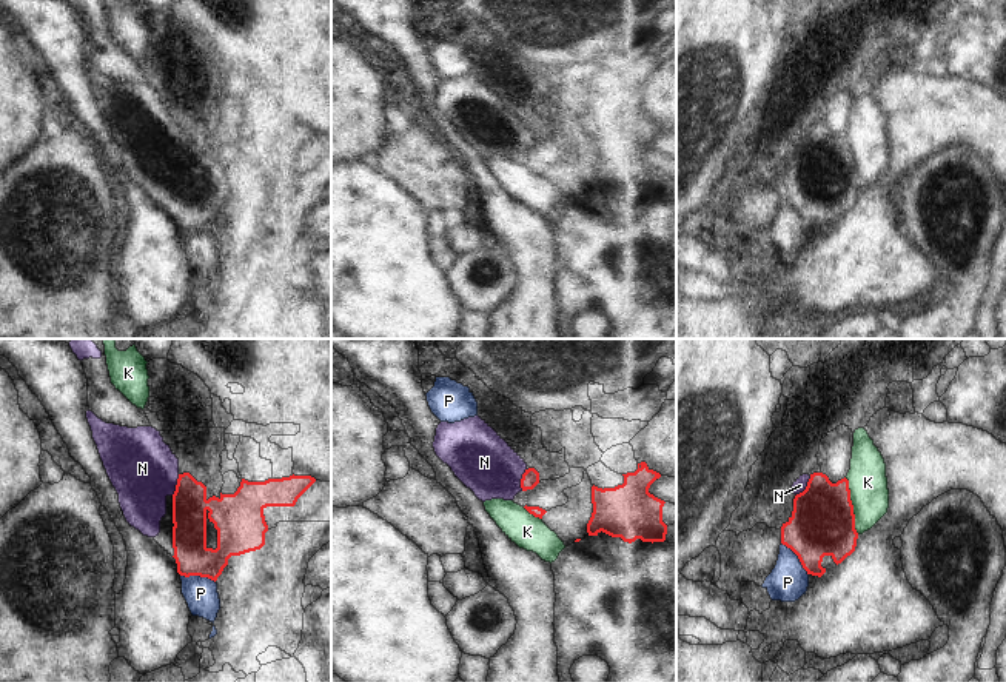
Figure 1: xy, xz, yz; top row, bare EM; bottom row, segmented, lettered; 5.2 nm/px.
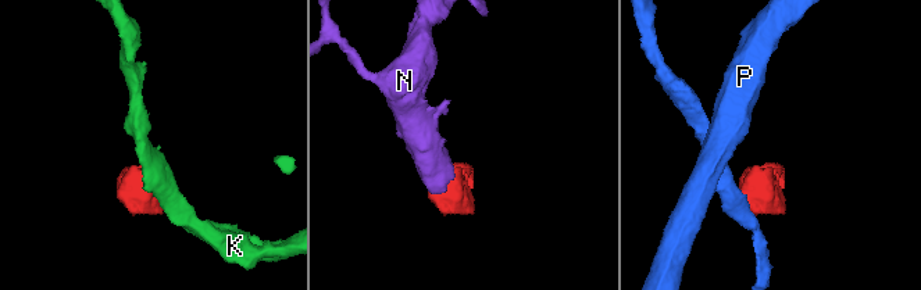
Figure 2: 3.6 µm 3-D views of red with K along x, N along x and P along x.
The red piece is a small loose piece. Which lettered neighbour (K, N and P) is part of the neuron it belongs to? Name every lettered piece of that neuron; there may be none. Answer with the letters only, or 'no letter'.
N

